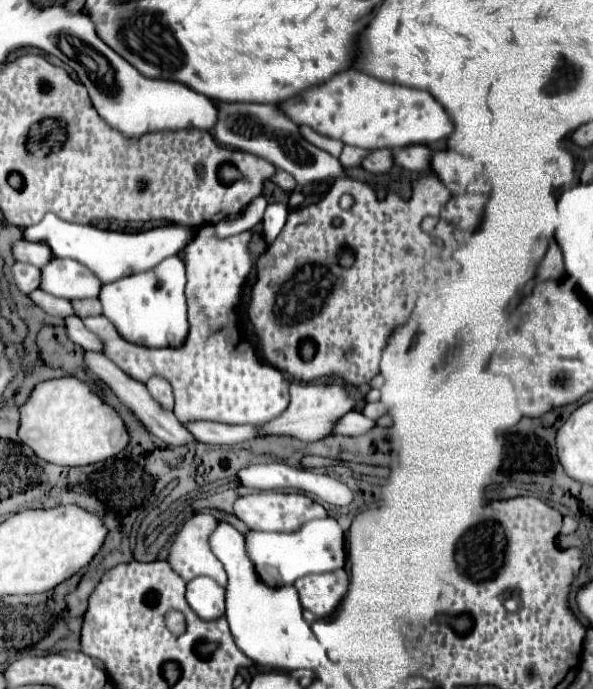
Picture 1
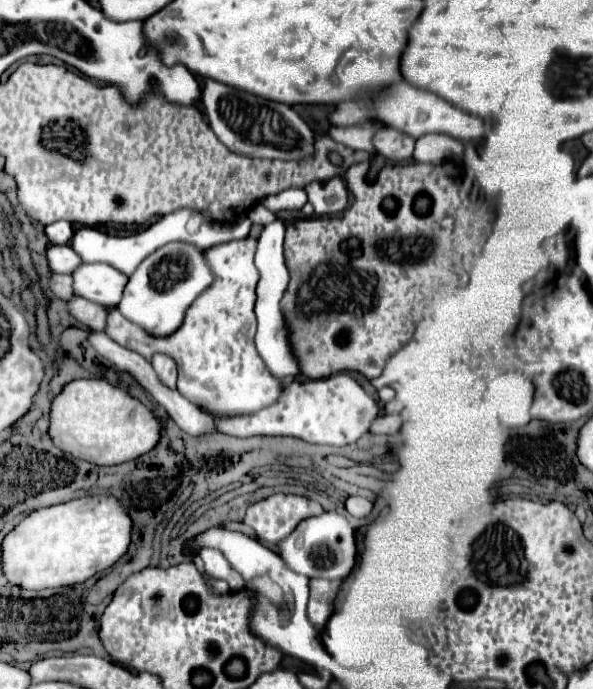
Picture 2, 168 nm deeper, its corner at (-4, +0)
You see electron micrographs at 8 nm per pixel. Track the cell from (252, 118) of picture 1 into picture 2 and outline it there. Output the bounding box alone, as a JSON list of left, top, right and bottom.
[201,80,313,160]

